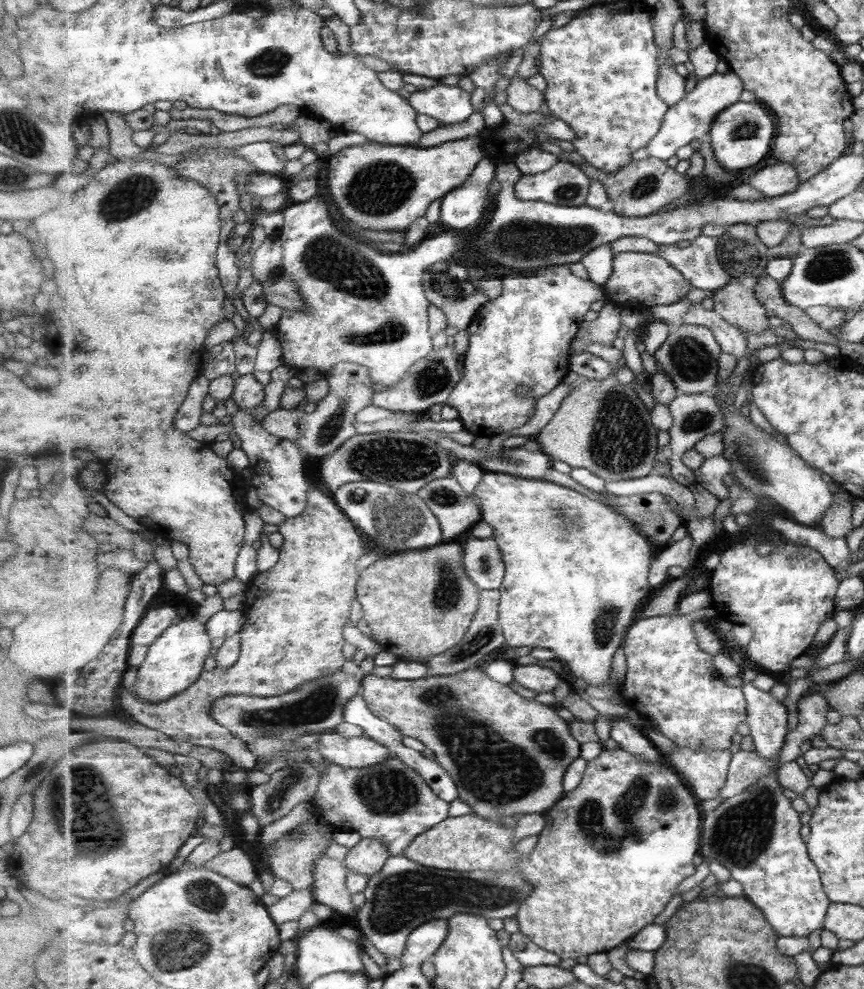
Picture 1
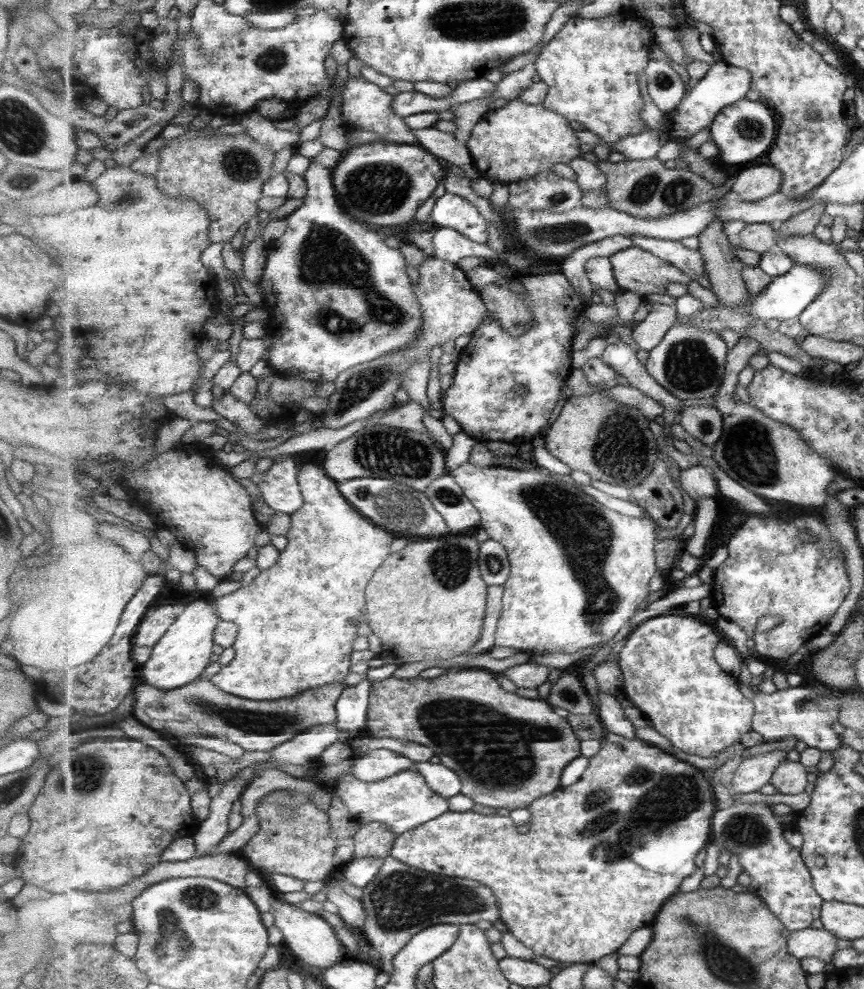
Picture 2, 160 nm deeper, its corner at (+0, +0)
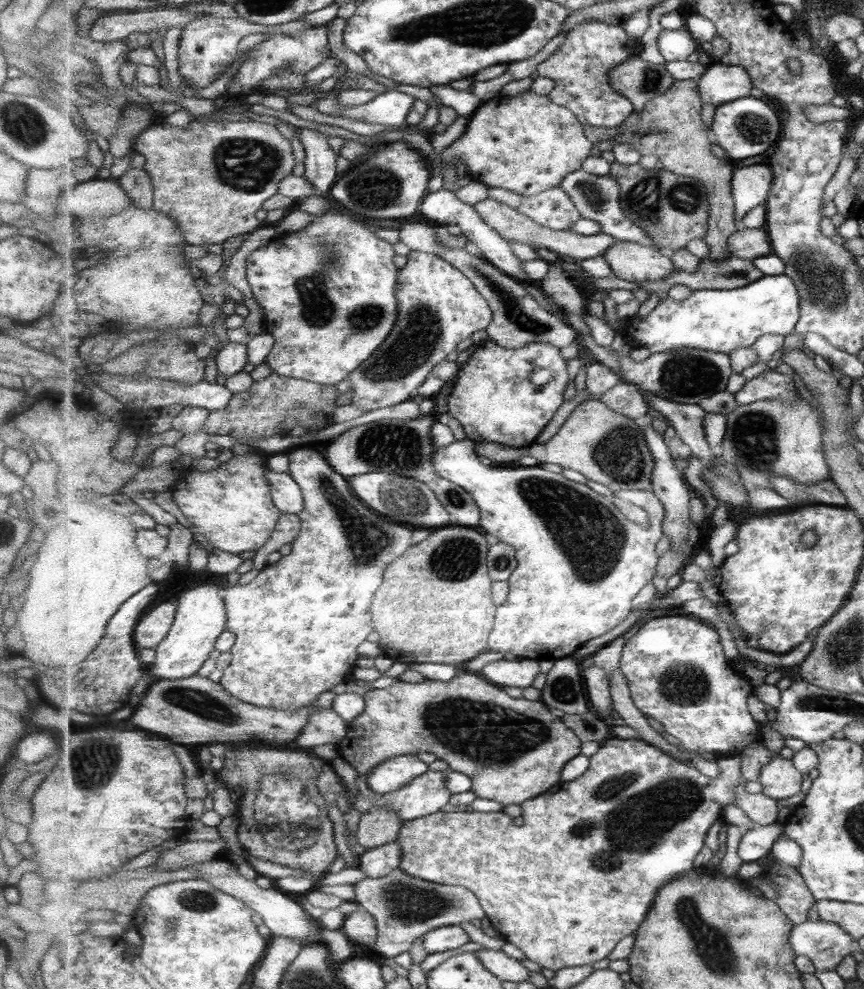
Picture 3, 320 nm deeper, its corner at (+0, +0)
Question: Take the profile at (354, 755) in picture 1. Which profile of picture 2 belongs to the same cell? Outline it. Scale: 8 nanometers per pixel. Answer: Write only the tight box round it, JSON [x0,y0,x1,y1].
[351,749,417,782]

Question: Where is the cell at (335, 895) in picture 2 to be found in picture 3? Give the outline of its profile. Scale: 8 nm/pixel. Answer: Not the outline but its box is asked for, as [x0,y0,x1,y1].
[338,908,379,956]

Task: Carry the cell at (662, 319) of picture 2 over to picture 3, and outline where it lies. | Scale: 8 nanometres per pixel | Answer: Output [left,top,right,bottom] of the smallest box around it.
[639,257,765,302]

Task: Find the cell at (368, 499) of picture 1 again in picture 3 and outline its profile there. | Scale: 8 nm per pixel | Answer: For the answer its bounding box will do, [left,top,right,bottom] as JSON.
[347,472,454,530]

